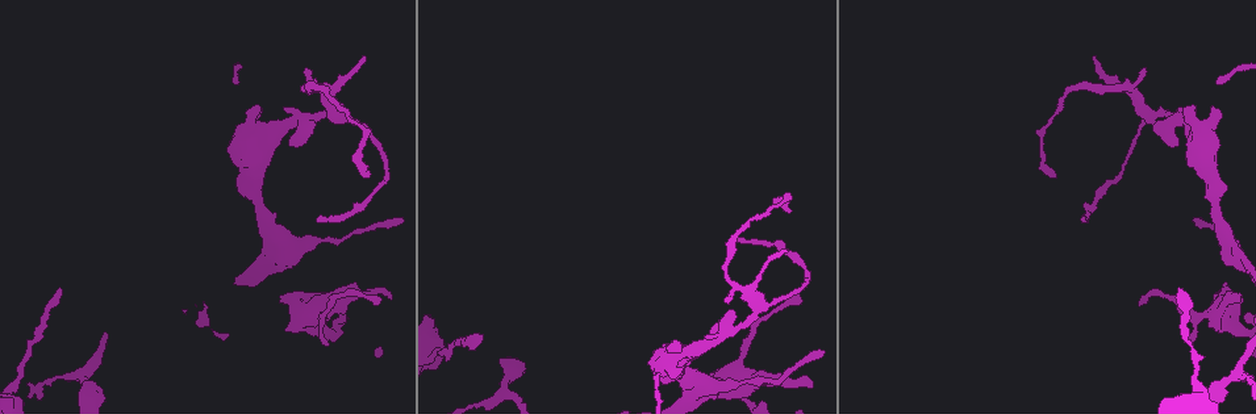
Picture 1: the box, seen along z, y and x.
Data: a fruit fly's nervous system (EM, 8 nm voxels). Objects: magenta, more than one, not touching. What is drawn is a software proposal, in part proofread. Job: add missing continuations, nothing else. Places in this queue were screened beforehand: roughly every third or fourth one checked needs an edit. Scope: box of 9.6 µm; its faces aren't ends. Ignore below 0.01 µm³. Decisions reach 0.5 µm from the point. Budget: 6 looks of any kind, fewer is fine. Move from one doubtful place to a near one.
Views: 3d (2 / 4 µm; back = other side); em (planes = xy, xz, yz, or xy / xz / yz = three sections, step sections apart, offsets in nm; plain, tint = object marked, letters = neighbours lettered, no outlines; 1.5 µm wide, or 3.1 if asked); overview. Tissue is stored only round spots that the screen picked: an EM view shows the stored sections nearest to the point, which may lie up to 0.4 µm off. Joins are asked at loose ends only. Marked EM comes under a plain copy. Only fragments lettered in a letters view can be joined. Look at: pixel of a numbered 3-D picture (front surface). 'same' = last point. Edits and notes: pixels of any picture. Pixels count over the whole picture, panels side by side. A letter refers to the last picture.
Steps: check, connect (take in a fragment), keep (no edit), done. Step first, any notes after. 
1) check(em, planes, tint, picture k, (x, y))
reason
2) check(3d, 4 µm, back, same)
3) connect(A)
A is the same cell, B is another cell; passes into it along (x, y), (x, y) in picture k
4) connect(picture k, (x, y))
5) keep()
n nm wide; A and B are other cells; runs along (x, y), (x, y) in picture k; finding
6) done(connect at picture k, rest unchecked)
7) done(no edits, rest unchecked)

check(3d, 4 µm, picture 1, (1095, 55))
free end

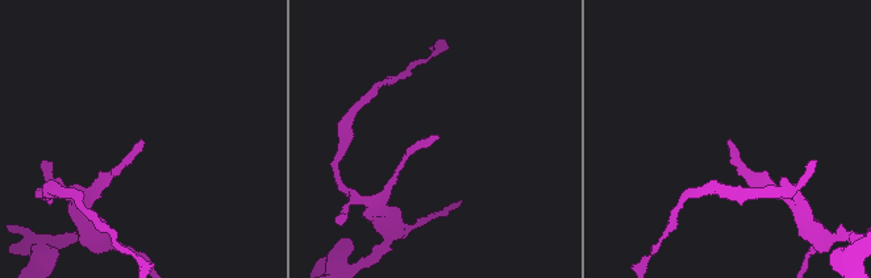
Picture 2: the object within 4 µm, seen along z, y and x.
check(em, planes, letters, picture 2, (438, 134))

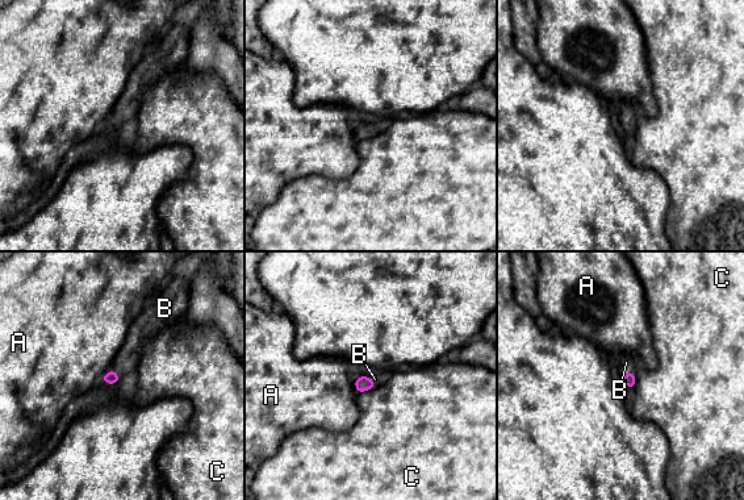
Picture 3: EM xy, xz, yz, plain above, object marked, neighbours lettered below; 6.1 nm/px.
connect(B)
B is the same cell, A and C are other cells; passes into it along (628, 379), (627, 373), (626, 362) in picture 3; the neuron continues

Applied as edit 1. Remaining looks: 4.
check(em, xz, step 4, tint, picture 1, (481, 335))

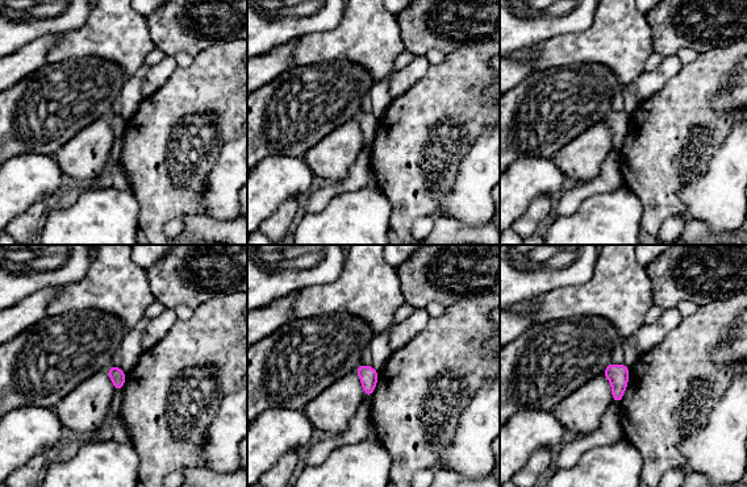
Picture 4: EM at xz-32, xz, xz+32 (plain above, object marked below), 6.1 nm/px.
check(em, planes, letters, same)
cut it another way

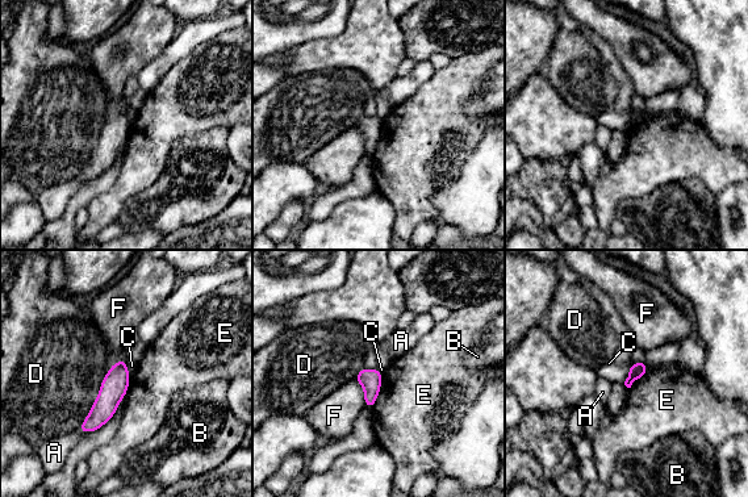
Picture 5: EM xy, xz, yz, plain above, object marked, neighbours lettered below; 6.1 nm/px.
keep()
A, B, C, D, E and F are other cells; border along (383, 374), (380, 392), (371, 408) in picture 5; none of them fits

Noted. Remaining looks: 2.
done(connect at picture 3, rest unchecked)

